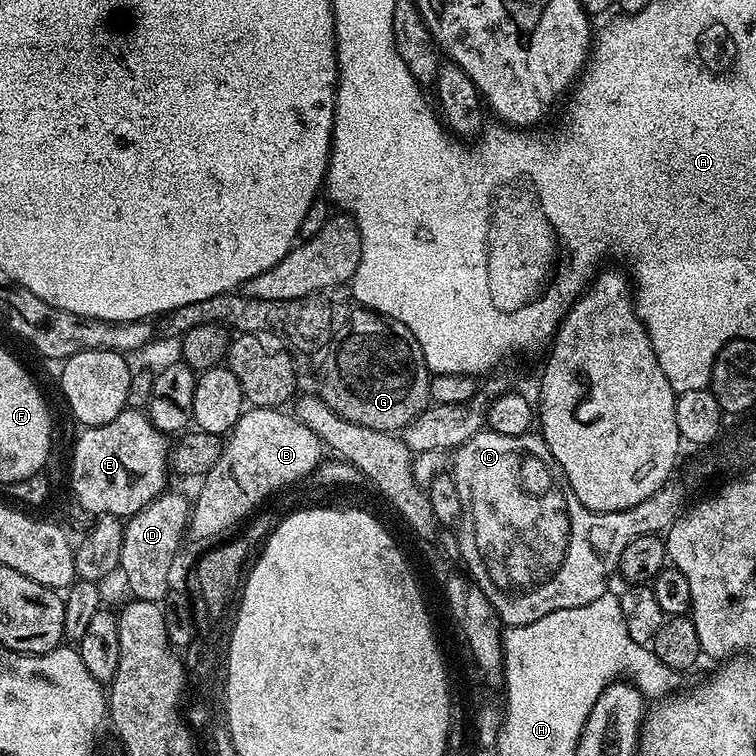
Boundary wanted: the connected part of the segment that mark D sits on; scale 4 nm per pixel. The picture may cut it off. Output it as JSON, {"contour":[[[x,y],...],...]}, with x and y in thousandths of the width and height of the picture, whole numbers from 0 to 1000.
{"contour":[[[218,648],[204,657],[188,675],[168,684],[161,712],[161,733],[157,755],[164,757],[173,787],[181,794],[216,795],[225,779],[225,746],[230,730],[241,720],[249,704],[251,687],[250,663],[243,663],[233,651]]]}

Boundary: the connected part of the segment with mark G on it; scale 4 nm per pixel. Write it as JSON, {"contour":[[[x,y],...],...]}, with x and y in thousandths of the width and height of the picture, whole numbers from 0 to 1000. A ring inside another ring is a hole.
{"contour":[[[471,405],[467,409],[456,423],[454,419],[443,430],[435,462],[444,463],[450,471],[439,481],[440,495],[425,495],[421,522],[442,548],[474,563],[528,573],[569,533],[569,493],[561,483],[561,471],[537,431],[489,407]]]}

